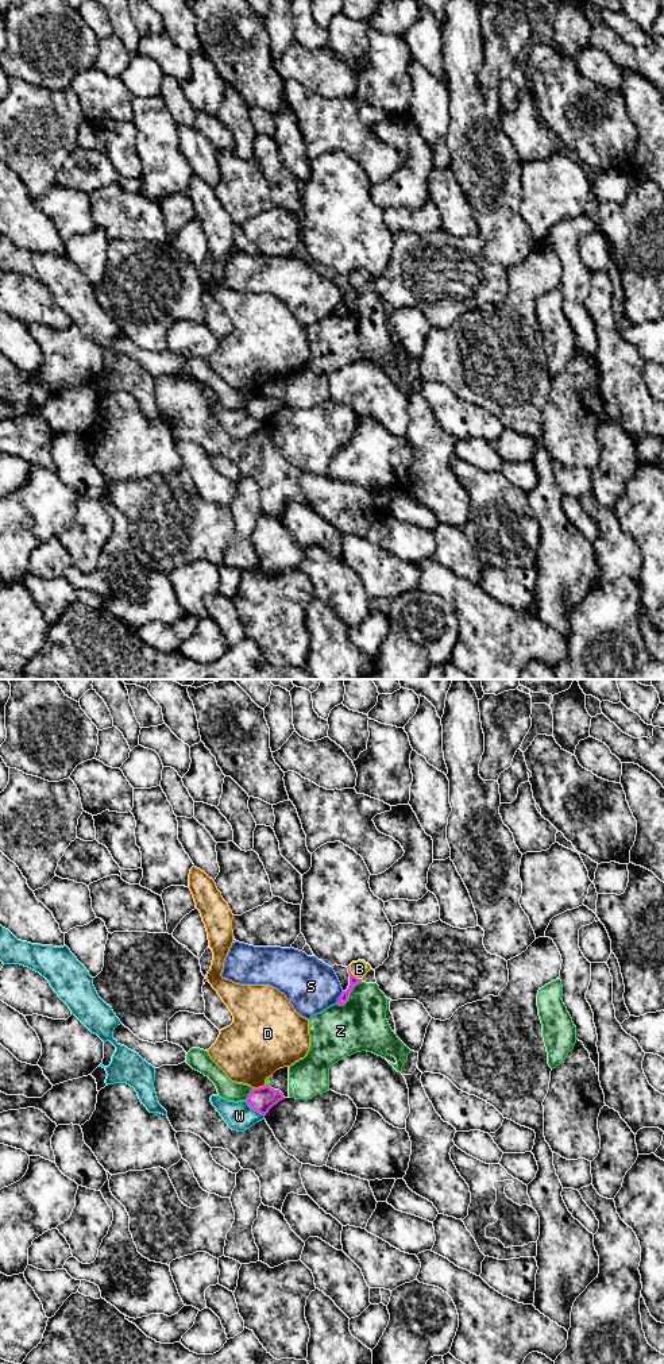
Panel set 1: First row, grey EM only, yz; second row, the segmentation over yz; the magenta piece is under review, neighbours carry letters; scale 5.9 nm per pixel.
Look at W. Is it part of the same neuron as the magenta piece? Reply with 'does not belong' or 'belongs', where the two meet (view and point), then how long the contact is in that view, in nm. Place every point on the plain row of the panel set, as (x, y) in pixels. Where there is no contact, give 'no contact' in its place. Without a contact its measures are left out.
does not belong | yz (254, 417) | 150 nm

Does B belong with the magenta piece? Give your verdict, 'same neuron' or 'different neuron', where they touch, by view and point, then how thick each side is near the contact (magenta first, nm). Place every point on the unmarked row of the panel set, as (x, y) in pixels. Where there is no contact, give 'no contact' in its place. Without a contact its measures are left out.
same neuron; contact yz (351, 282); calibres 50 and 100 nm

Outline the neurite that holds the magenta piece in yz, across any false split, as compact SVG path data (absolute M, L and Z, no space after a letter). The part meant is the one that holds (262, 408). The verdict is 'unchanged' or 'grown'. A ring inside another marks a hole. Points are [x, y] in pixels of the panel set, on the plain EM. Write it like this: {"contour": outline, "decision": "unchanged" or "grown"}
{"contour": "M263 394L259 397L252 397L246 411L250 416L266 424L269 419L282 408L285 408L285 405L279 398L274 398L270 394Z", "decision": "unchanged"}

